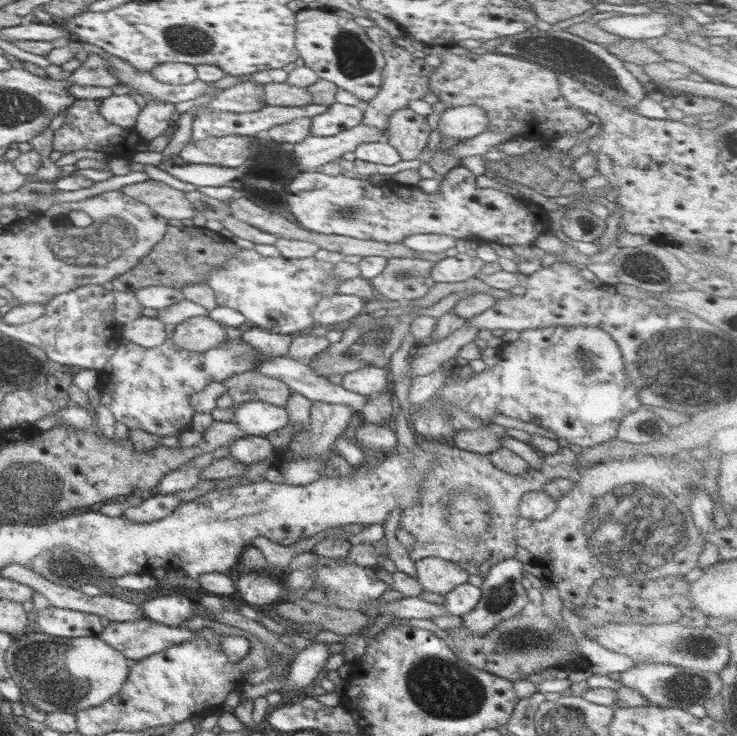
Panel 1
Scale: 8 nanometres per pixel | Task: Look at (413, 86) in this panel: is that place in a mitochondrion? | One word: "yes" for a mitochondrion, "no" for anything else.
no

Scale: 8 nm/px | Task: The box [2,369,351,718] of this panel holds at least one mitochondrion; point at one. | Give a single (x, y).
(49, 671)

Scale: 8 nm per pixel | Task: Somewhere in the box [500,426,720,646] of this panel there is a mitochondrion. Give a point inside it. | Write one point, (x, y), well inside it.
(612, 545)

